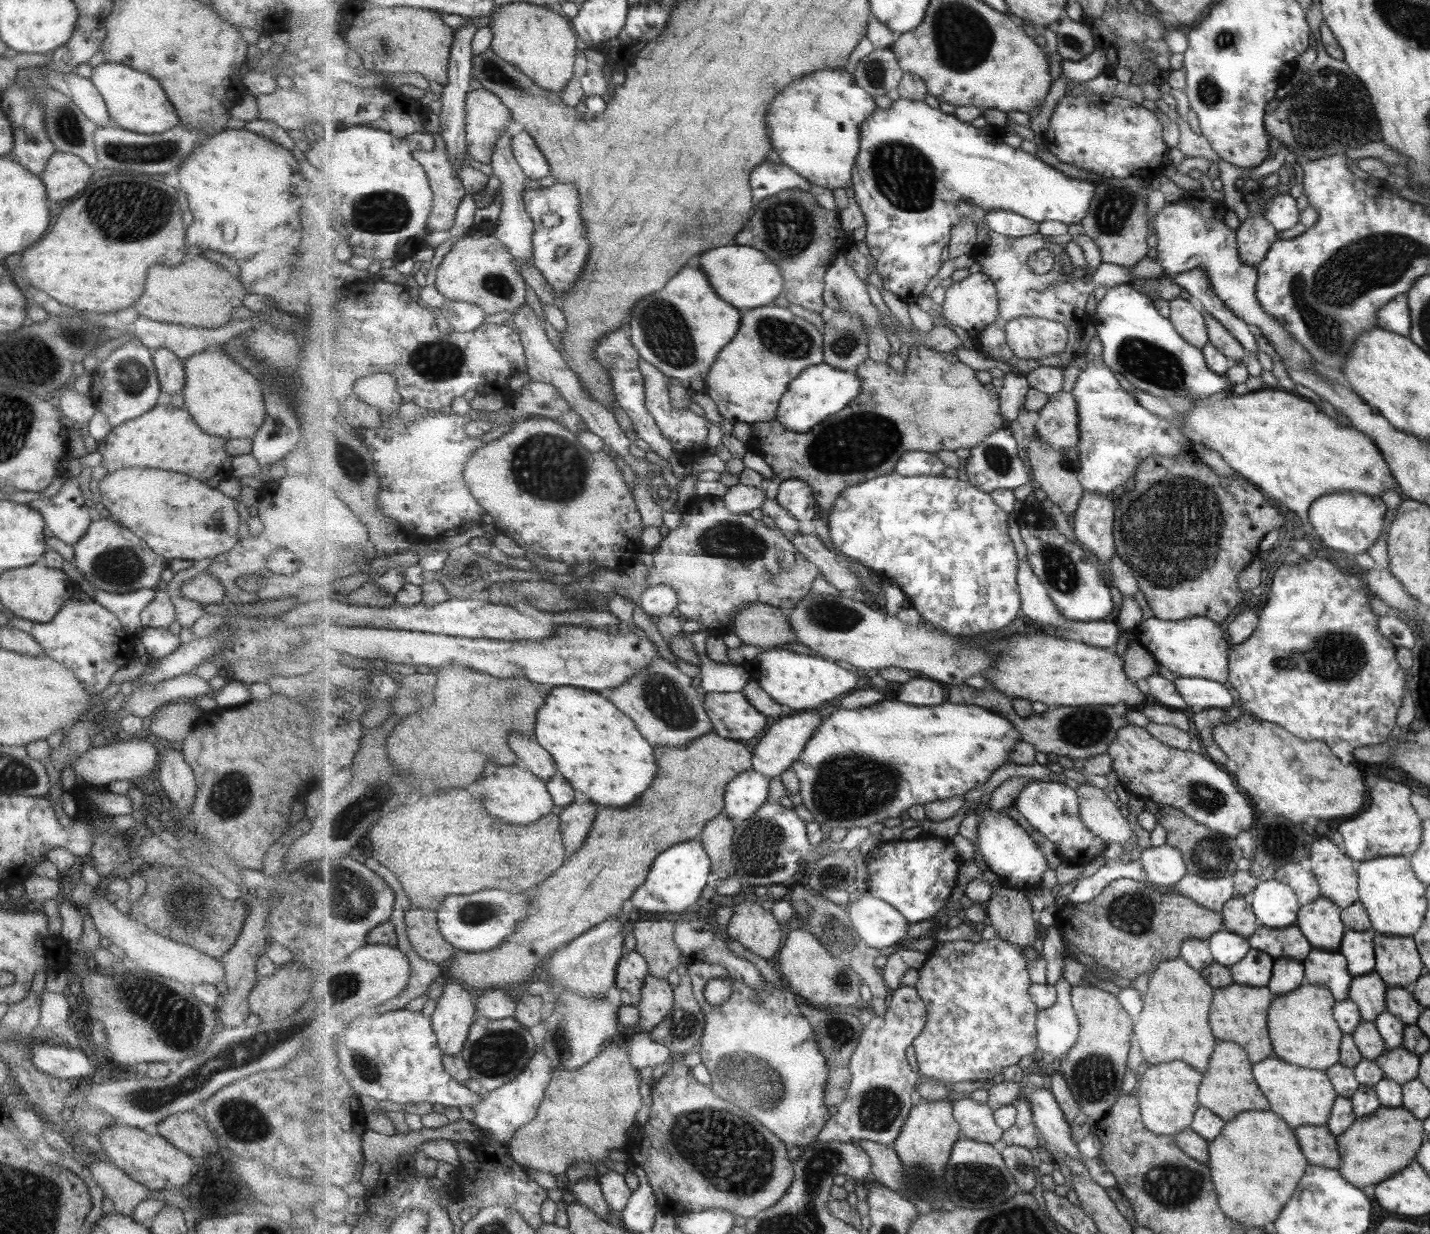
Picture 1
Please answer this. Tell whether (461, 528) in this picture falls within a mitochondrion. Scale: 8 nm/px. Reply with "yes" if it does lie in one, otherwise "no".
no

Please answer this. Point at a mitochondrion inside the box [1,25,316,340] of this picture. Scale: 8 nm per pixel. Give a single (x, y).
(125, 213)

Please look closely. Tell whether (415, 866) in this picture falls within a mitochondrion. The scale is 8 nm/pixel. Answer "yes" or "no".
no

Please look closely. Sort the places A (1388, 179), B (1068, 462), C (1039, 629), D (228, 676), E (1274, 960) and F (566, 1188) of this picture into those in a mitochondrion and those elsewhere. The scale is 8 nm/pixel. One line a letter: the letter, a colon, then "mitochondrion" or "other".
A: other
B: mitochondrion
C: other
D: other
E: other
F: other

